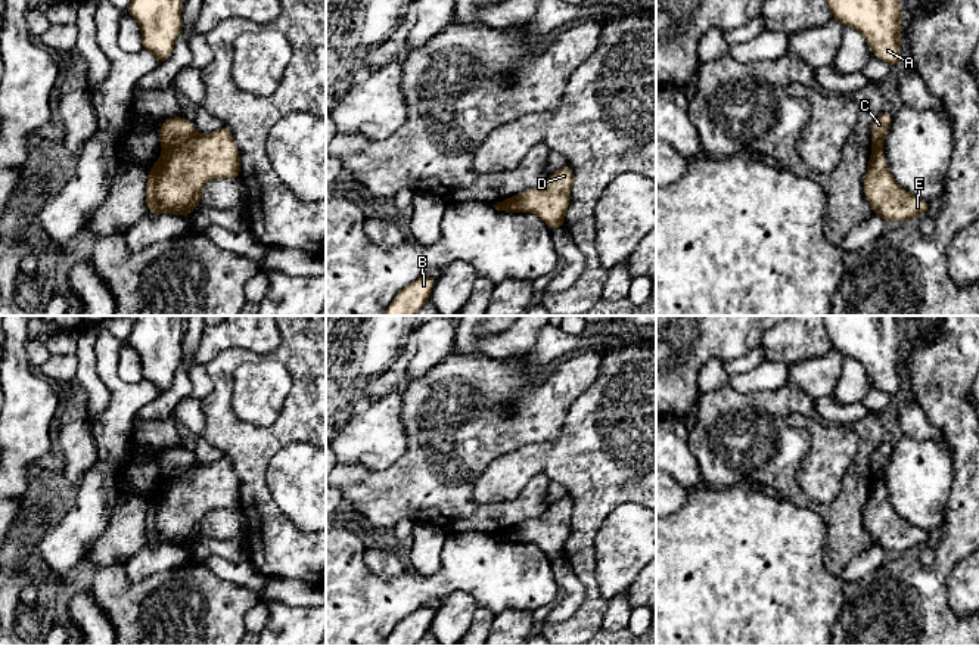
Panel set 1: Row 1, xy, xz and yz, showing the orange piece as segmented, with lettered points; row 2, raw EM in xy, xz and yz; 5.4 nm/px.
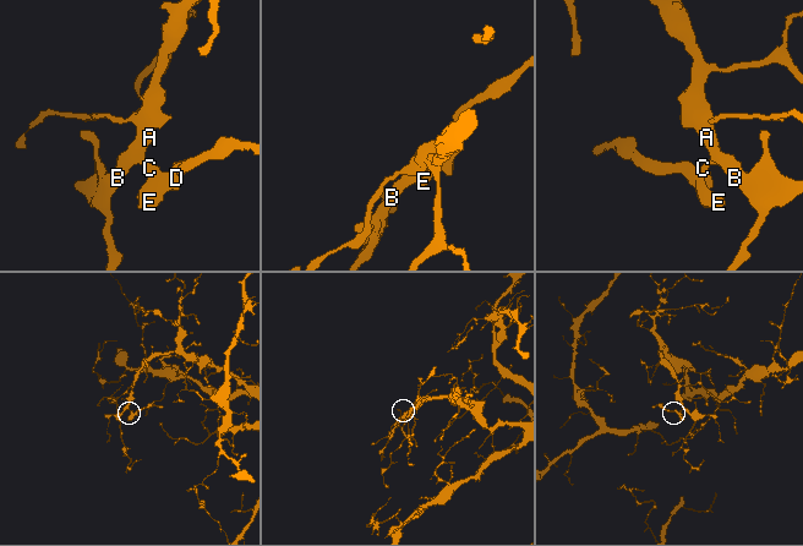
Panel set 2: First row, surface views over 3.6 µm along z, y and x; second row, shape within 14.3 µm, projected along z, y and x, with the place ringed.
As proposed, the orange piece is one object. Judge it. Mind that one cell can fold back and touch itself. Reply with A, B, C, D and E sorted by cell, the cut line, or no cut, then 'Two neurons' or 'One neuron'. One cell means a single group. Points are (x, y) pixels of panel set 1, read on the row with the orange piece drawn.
Groups: A B C / D E. Split along xy (196, 133), (164, 149). Two neurons

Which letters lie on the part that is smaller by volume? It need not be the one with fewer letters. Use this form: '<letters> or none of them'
D, E

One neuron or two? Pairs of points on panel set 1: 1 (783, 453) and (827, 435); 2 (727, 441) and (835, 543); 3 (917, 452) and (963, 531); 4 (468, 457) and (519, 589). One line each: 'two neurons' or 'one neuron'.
1: two neurons
2: one neuron
3: two neurons
4: two neurons

